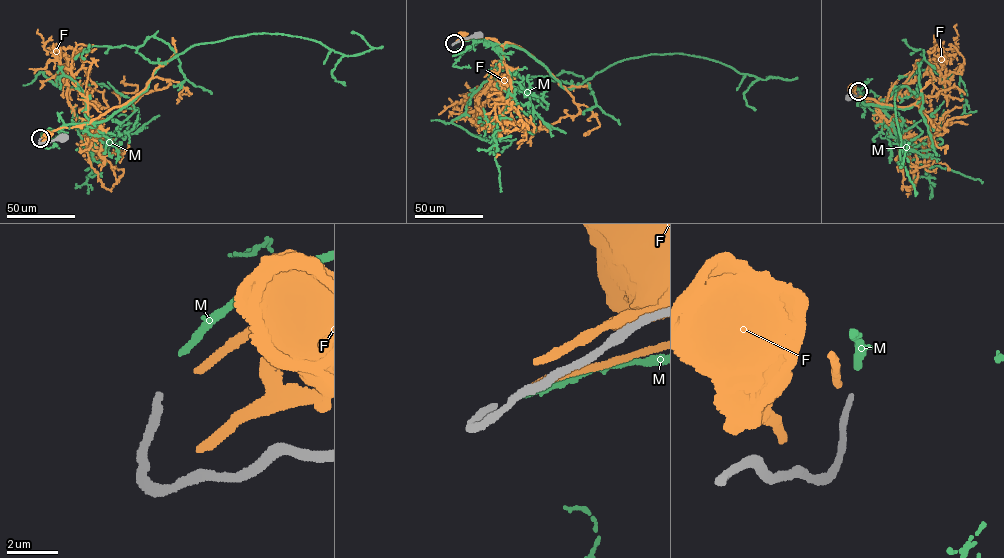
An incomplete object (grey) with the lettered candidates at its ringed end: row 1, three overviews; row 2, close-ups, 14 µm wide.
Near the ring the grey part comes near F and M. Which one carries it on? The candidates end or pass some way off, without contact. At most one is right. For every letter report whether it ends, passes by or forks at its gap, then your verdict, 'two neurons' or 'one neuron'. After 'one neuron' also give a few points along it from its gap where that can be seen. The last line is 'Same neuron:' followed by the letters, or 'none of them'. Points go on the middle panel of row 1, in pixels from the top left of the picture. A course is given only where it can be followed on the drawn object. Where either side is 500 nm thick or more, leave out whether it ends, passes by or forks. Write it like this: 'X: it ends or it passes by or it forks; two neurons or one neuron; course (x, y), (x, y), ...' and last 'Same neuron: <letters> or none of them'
F: it ends; two neurons
M: it ends; one neuron; course (454, 43), (520, 48), (567, 89), (652, 54), (786, 79), (766, 78)
Same neuron: M

